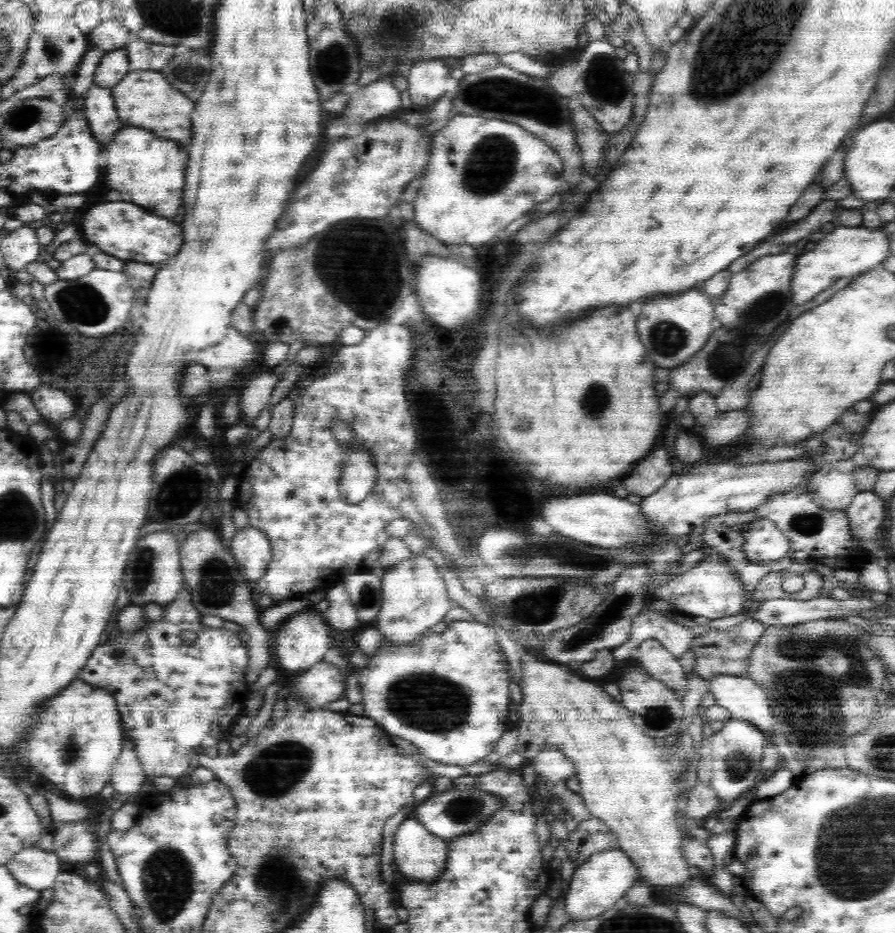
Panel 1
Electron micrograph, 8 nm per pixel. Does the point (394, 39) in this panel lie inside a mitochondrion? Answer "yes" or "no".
yes

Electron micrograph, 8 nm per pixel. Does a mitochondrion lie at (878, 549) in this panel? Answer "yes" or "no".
no

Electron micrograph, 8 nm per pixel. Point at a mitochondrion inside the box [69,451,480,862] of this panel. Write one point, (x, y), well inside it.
(426, 700)

